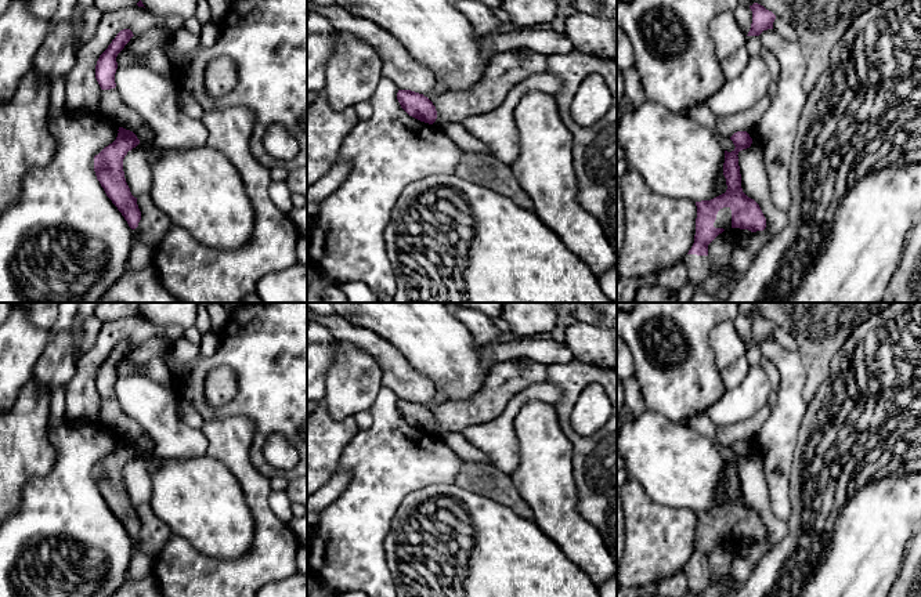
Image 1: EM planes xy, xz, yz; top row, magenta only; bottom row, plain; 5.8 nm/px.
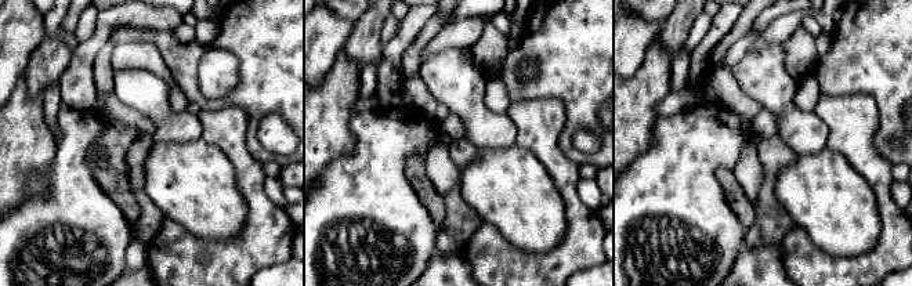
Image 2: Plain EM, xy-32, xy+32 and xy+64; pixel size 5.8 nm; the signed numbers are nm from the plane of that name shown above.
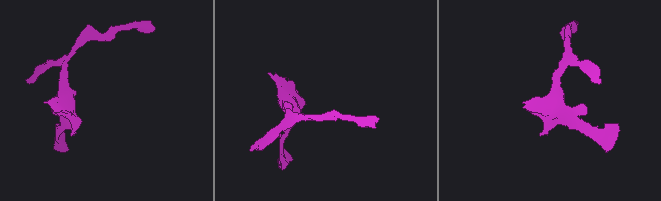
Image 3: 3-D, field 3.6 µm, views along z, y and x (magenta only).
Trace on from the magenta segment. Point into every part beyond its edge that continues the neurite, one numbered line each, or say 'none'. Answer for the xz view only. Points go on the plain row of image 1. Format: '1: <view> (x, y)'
none

